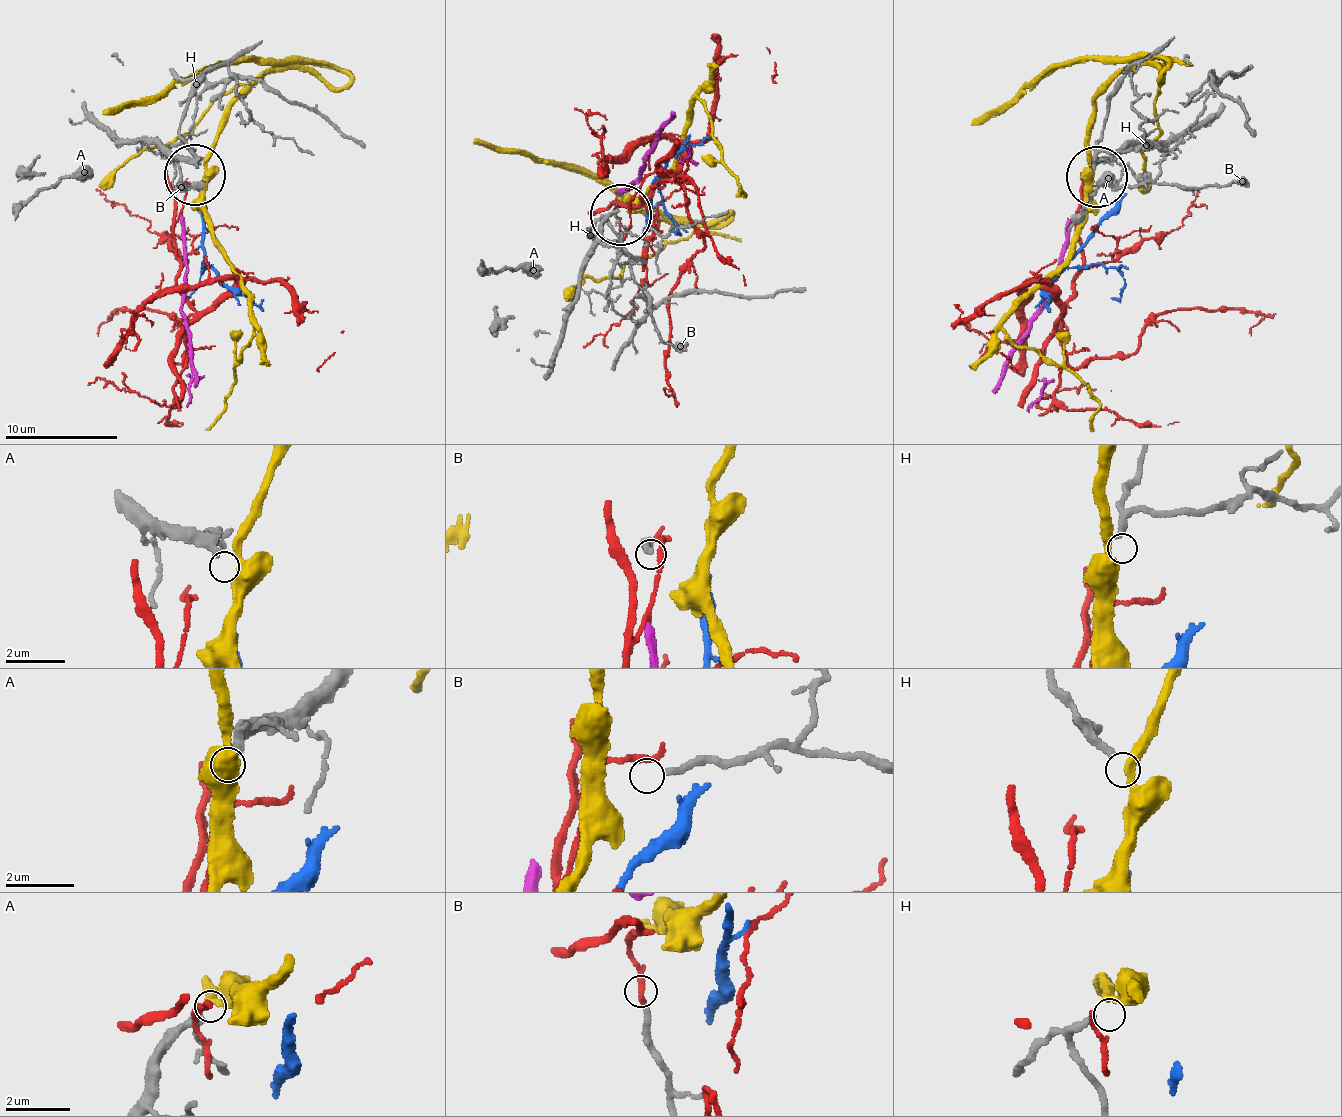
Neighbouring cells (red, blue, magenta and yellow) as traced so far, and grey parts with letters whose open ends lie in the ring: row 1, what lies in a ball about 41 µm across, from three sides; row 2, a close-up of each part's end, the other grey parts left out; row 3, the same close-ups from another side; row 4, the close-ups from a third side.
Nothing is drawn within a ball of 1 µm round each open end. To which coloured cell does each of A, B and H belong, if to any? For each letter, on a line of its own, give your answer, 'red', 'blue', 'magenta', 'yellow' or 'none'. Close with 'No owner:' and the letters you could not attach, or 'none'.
A: none
B: none
H: none
No owner: A, B, H

